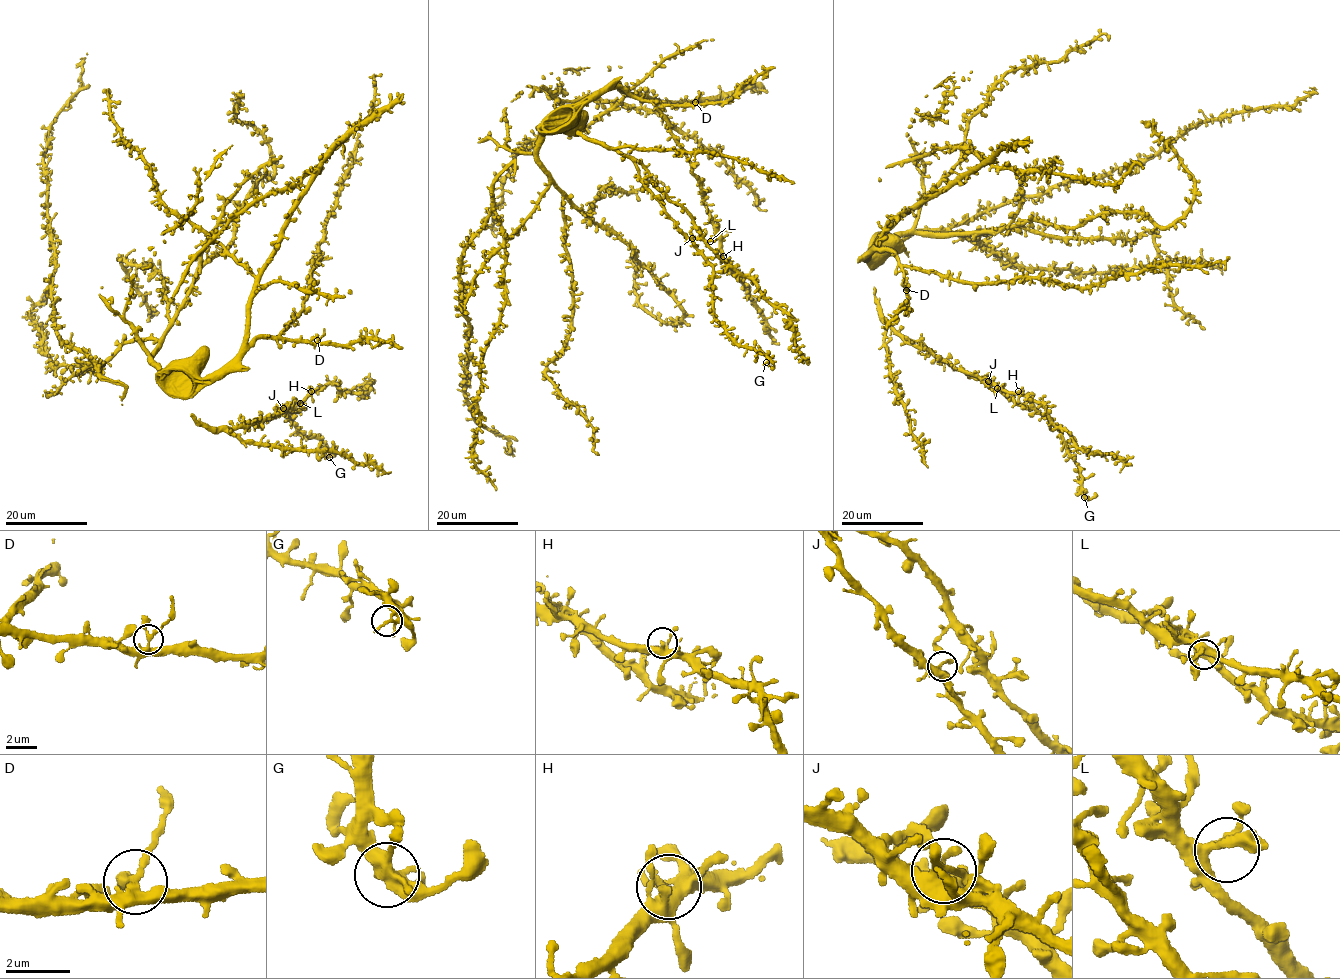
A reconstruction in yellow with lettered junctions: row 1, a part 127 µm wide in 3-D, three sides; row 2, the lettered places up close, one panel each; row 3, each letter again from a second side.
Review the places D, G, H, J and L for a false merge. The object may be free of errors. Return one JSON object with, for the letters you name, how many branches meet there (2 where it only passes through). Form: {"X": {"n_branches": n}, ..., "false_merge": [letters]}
{"D": {"n_branches": 3}, "false_merge": ["D"]}

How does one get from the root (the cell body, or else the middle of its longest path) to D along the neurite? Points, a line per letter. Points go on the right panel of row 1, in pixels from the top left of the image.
D: (933, 234), (904, 232), (890, 239), (893, 248), (886, 253), (869, 254), (878, 249), (892, 252), (907, 289)

